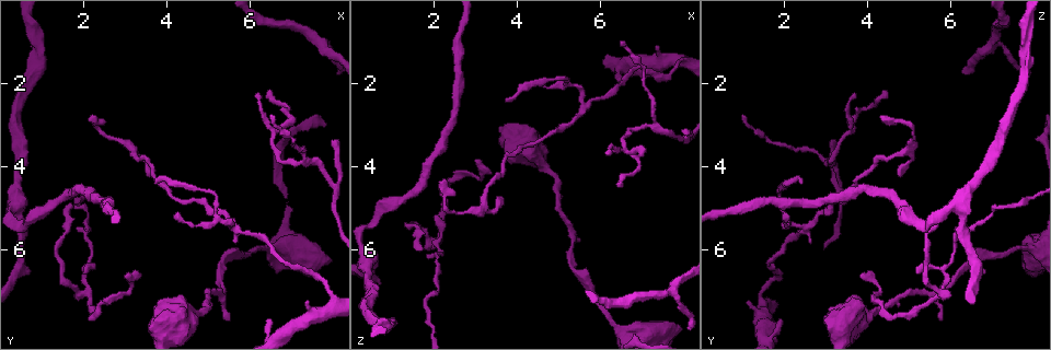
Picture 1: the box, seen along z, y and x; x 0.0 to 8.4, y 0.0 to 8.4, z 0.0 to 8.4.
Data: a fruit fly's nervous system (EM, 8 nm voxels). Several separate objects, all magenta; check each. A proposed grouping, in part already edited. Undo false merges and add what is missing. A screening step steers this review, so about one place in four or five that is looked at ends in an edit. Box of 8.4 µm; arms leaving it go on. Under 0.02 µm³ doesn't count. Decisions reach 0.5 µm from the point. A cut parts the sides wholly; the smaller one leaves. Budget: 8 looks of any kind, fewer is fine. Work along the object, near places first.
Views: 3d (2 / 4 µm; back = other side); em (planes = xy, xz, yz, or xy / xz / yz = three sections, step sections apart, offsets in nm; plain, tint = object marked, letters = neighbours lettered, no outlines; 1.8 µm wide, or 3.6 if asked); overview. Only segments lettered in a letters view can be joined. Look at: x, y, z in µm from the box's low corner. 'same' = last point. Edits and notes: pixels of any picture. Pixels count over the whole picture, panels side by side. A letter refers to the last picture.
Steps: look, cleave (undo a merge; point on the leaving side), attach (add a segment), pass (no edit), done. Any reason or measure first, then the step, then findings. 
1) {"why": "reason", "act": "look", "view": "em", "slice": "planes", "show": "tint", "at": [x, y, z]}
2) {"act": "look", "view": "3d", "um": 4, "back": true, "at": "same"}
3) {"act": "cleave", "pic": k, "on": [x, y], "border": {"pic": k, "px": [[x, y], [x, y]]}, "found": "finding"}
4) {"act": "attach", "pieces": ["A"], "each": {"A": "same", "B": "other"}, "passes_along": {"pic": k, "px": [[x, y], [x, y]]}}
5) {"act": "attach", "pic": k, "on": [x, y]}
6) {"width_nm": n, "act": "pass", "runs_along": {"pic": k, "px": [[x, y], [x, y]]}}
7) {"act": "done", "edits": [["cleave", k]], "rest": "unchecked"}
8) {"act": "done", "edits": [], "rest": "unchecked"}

{"why": "thin neck", "act": "look", "view": "3d", "um": 2, "at": [6.25, 6.00, 7.65]}

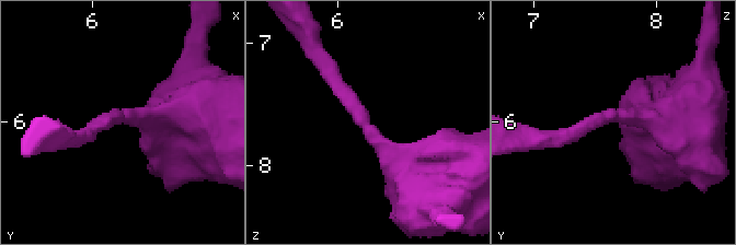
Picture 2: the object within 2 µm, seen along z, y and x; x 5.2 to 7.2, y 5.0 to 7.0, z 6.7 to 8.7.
{"act": "look", "view": "em", "slice": "xz", "step": 16, "show": "tint", "at": [6.26, 5.98, 7.70]}

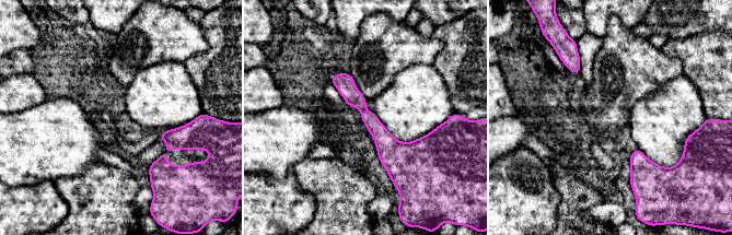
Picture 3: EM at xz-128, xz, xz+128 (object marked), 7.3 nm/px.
{"why": "what lies round it", "act": "look", "view": "em", "slice": "xz", "step": 16, "show": "letters", "at": "same"}

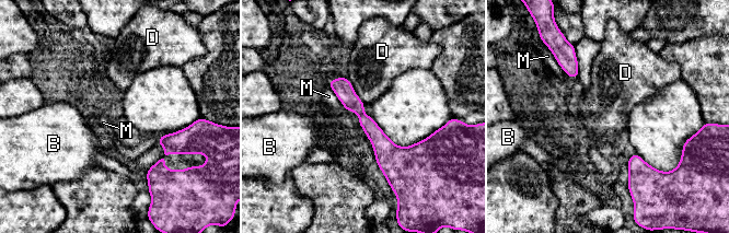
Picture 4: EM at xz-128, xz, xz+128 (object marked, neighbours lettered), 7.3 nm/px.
{"act": "pass", "each": {"B": "other", "D": "other", "M": "other"}, "runs_along": {"pic": 4, "px": [[332, 82], [393, 152], [419, 152]]}, "found": "one neuron here"}

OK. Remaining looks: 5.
{"why": "free end", "act": "look", "view": "em", "slice": "xz", "step": 8, "show": "letters", "at": [3.60, 4.15, 4.70]}

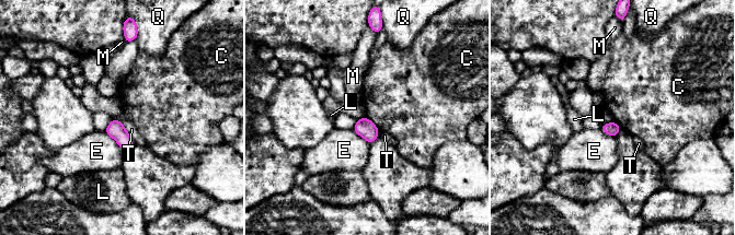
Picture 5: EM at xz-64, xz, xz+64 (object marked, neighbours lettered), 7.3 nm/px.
{"width_nm": 100, "act": "pass", "each": {"C": "other", "E": "other", "L": "other", "M": "other", "Q": "other", "T": "other"}, "found": "none of them fits"}

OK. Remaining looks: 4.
{"why": "an open end", "act": "look", "view": "em", "slice": "planes", "show": "letters", "at": [3.05, 6.60, 3.80]}

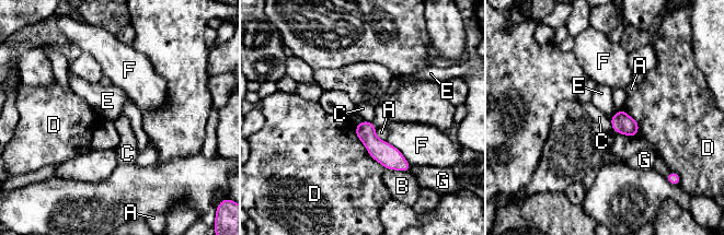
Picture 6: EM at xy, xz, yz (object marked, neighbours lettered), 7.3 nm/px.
{"width_nm": 140, "longest_contact_nm": ["D", 340], "act": "pass", "each": {"A": "other", "B": "other", "C": "other", "D": "other", "E": "other", "F": "other", "G": "other"}, "found": "none of them fits"}

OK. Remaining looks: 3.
{"act": "done", "edits": [], "rest": "unchecked"}

